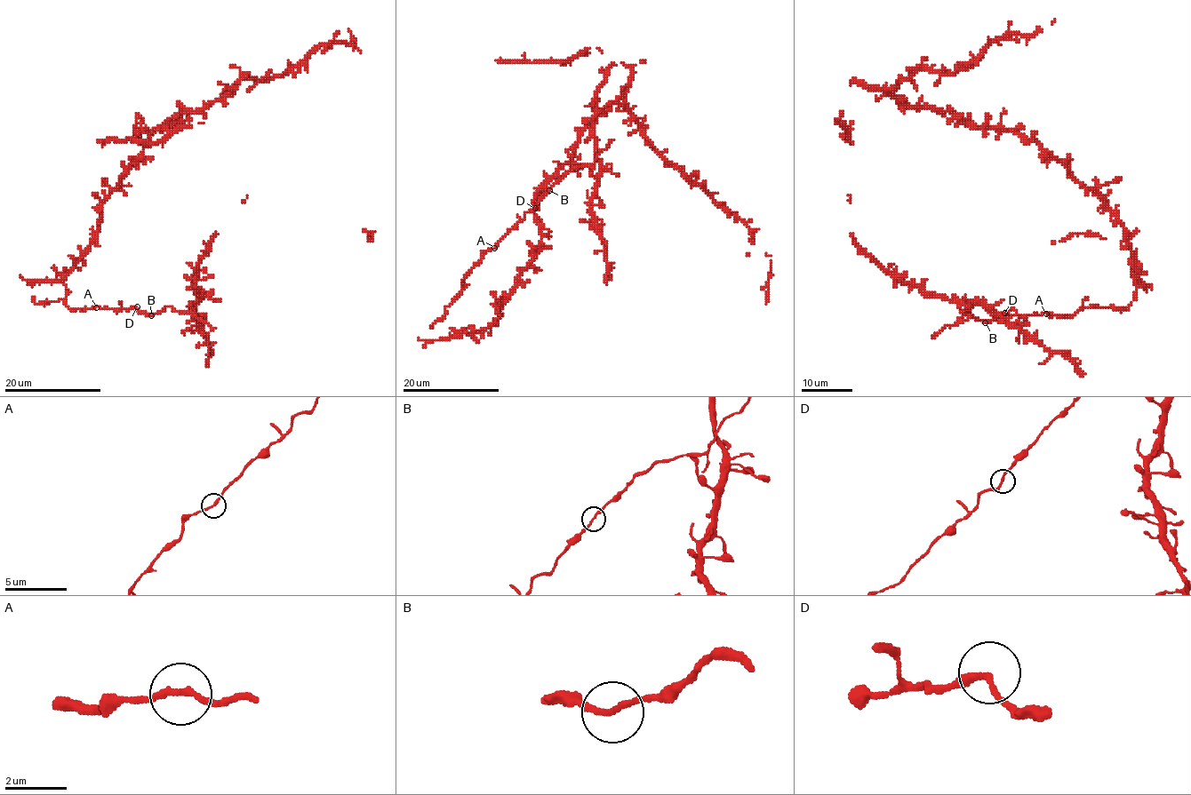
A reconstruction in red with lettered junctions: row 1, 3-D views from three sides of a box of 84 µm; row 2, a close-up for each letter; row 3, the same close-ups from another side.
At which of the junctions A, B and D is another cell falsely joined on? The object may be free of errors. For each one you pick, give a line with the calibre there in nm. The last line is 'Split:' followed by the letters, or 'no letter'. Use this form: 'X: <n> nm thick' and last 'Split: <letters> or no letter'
Split: no letter

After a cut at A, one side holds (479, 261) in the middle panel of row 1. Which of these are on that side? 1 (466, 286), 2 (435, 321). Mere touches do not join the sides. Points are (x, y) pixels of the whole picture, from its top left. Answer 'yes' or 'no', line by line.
1: yes
2: yes

